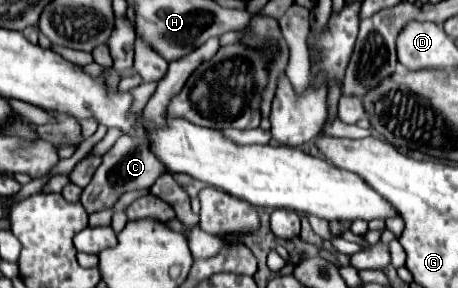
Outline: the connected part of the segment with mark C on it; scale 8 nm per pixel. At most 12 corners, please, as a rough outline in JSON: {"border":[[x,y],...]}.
{"border":[[122,134],[80,202],[88,214],[150,188],[166,166]]}

